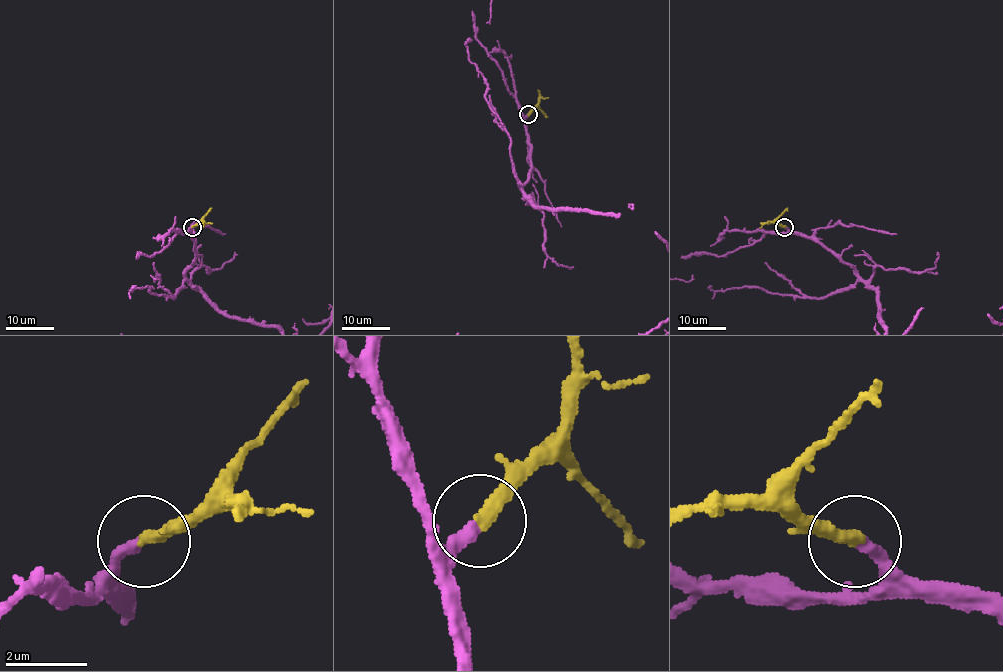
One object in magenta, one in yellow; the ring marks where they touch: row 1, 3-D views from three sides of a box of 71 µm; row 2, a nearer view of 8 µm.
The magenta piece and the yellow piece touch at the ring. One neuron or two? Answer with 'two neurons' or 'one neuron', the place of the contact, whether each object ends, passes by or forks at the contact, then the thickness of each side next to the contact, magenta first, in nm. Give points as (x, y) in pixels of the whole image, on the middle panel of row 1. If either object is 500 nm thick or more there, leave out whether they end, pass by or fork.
one neuron; at (528, 114); magenta ends there; yellow ends there; 320 nm thick on the magenta side, 340 nm on the other

